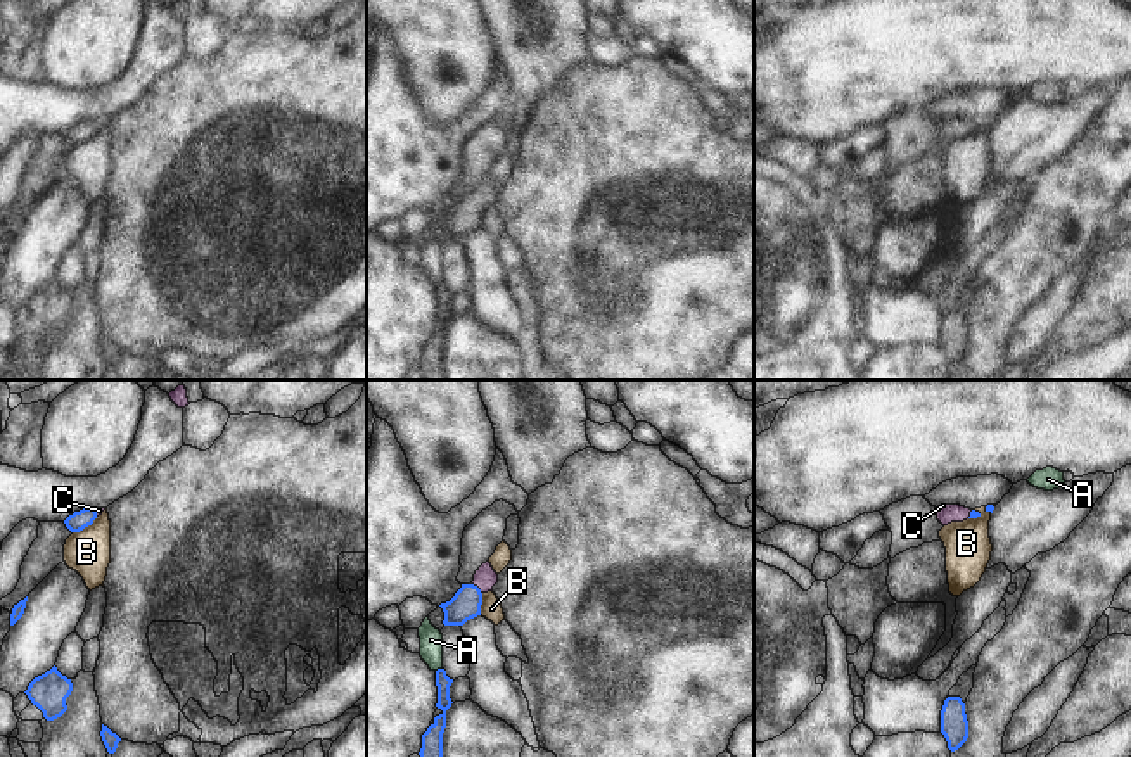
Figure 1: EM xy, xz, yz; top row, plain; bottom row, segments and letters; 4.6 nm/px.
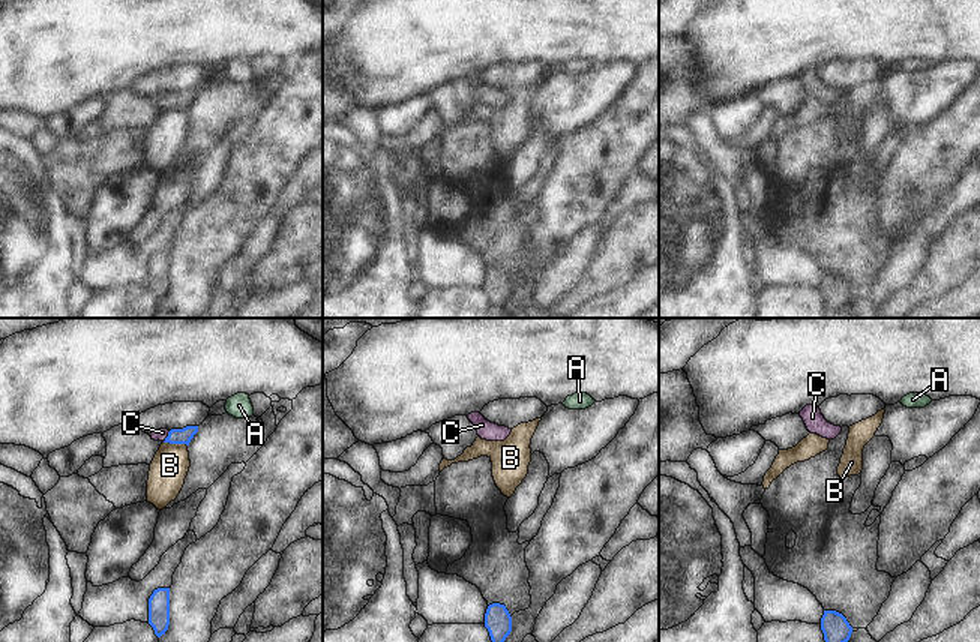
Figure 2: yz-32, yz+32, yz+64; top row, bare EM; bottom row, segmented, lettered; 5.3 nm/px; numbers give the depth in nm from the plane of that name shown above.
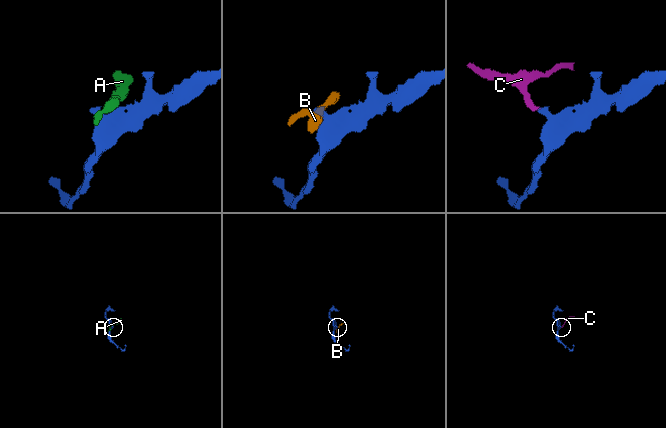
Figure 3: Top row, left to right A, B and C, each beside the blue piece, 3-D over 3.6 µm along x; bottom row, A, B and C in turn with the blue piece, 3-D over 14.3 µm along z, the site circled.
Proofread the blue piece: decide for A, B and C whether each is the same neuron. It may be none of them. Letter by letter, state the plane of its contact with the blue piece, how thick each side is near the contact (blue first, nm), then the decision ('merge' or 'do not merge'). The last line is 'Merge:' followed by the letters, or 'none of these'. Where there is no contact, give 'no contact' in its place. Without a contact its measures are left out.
A: meets blue in xz; 70 nm thick on the blue side, 110 nm on the other; do not merge
B: meets blue in xy; 90 nm thick on the blue side, 200 nm on the other; do not merge
C: meets blue in xz; 140 nm thick on the blue side, 100 nm on the other; merge
Merge: C

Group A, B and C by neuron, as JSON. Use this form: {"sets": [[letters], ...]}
{"sets": [["A", "B"], ["C"]]}

